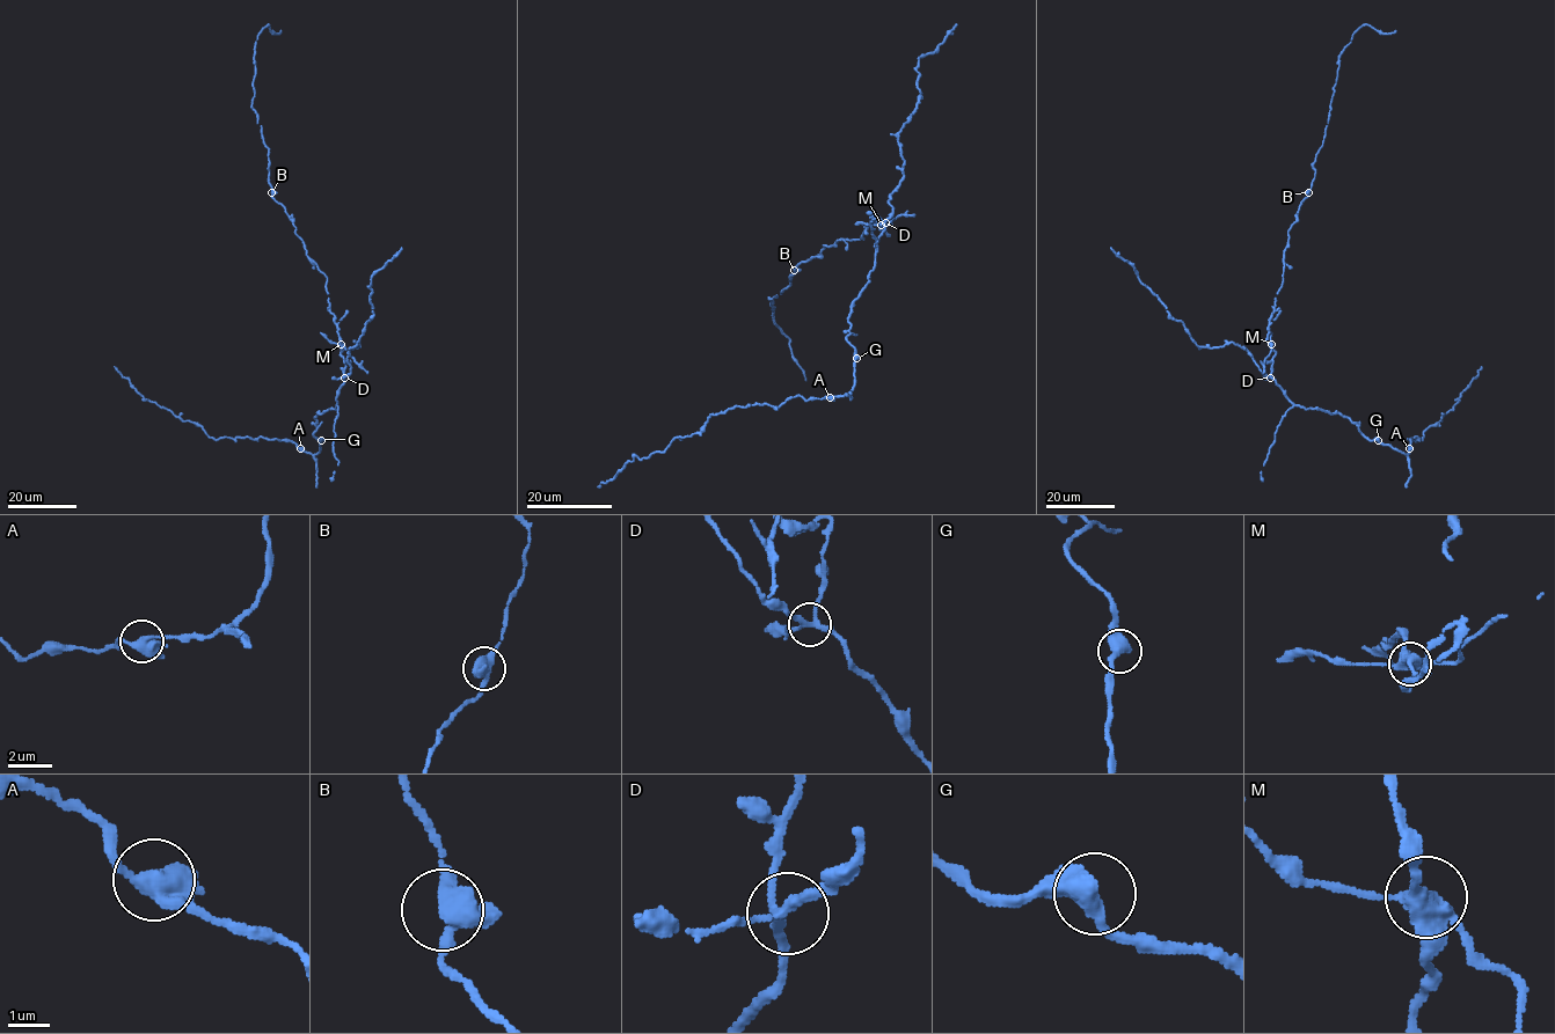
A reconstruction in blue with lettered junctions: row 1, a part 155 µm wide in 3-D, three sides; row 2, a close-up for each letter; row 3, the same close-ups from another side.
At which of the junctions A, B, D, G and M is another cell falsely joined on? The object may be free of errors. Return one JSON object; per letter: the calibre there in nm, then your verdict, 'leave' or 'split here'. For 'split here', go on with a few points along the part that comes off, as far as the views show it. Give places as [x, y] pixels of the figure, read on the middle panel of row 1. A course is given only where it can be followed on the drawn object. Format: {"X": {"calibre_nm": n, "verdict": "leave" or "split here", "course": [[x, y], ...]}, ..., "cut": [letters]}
{"A": {"calibre_nm": 400, "verdict": "leave"}, "B": {"calibre_nm": 440, "verdict": "leave"}, "D": {"calibre_nm": 220, "verdict": "leave"}, "G": {"calibre_nm": 480, "verdict": "leave"}, "M": {"calibre_nm": 400, "verdict": "split here", "course": [[881, 225], [914, 213]]}, "cut": ["M"]}

